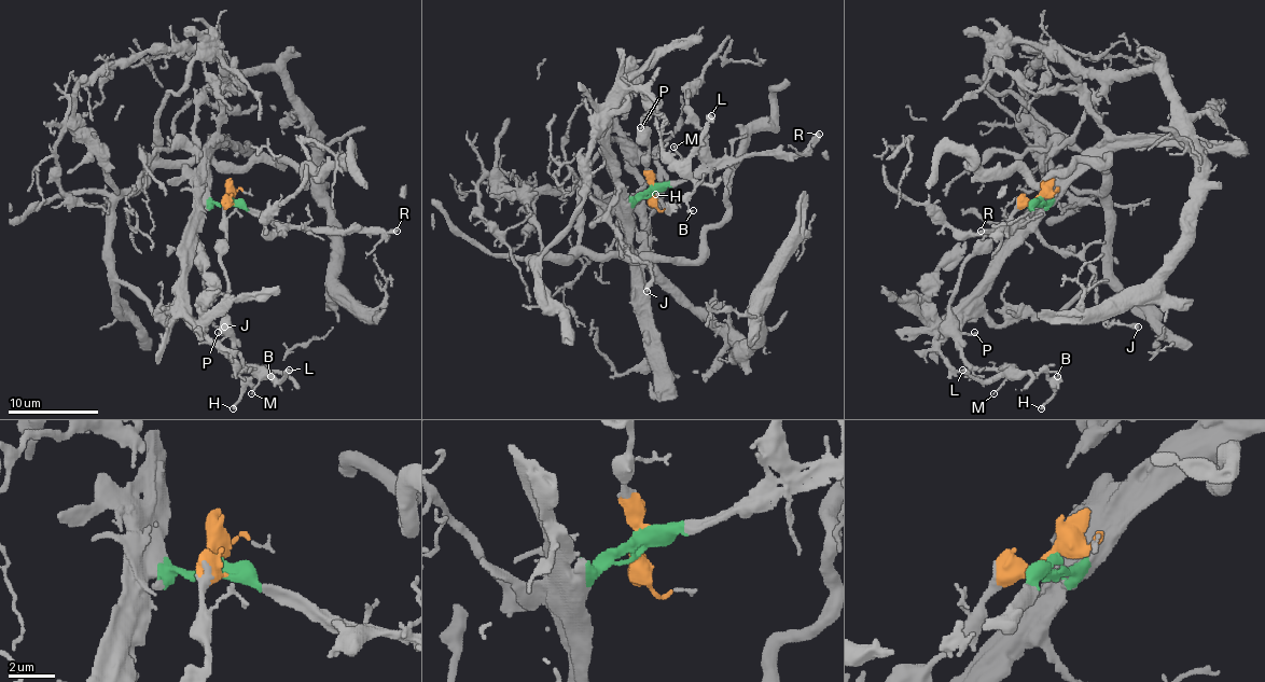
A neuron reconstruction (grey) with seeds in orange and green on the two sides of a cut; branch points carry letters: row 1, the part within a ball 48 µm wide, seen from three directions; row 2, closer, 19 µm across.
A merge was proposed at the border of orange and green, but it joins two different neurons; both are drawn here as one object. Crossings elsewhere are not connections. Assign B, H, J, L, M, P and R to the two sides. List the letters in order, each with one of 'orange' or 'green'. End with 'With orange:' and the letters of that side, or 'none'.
B: orange
H: orange
J: green
L: orange
M: orange
P: orange
R: green
With orange: B, H, L, M, P

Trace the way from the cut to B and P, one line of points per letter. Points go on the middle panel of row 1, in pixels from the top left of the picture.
B: (650, 194), (645, 116), (650, 110), (645, 103), (664, 119), (662, 149), (693, 182), (686, 205), (693, 210)
P: (650, 194), (645, 116), (650, 110), (645, 103), (650, 112), (641, 128)

